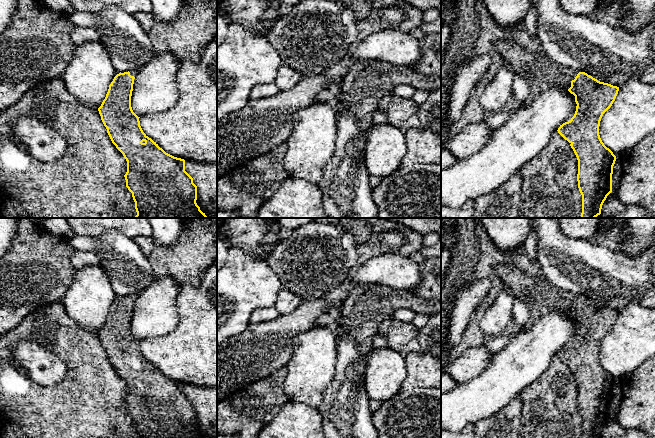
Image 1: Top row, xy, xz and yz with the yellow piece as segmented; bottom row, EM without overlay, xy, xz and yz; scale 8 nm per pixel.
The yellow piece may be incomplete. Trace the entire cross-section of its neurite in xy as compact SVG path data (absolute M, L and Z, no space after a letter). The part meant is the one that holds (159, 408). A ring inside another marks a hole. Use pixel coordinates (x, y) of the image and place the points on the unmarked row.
M138 293L118 297L109 309L108 316L98 332L107 357L127 385L124 399L126 411L132 417L137 438L205 438L197 429L197 410L185 395L185 384L166 377L140 350L132 334L131 320Z

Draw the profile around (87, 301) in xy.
M92 265L75 271L61 302L79 326L98 333L115 298L106 272L99 265Z

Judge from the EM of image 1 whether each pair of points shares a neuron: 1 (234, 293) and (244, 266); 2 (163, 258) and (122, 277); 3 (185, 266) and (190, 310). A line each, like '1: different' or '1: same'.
1: same
2: different
3: different

